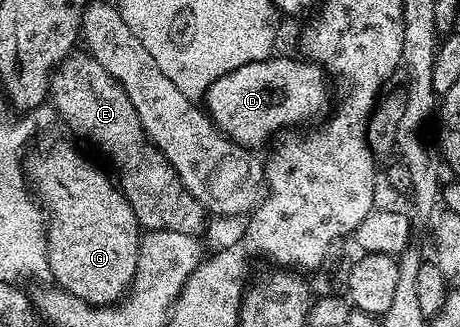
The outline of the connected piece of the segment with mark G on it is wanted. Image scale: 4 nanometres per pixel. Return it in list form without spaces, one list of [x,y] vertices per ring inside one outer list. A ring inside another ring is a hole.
[[[69,144],[55,145],[34,166],[33,172],[31,168],[31,180],[35,185],[35,192],[41,195],[41,200],[49,211],[47,237],[49,271],[52,279],[64,291],[75,294],[77,298],[83,298],[88,304],[98,306],[118,303],[132,288],[143,235],[143,229],[135,218],[135,210],[131,210],[127,198],[117,187],[114,177],[106,172],[100,172],[87,157],[80,156]]]

